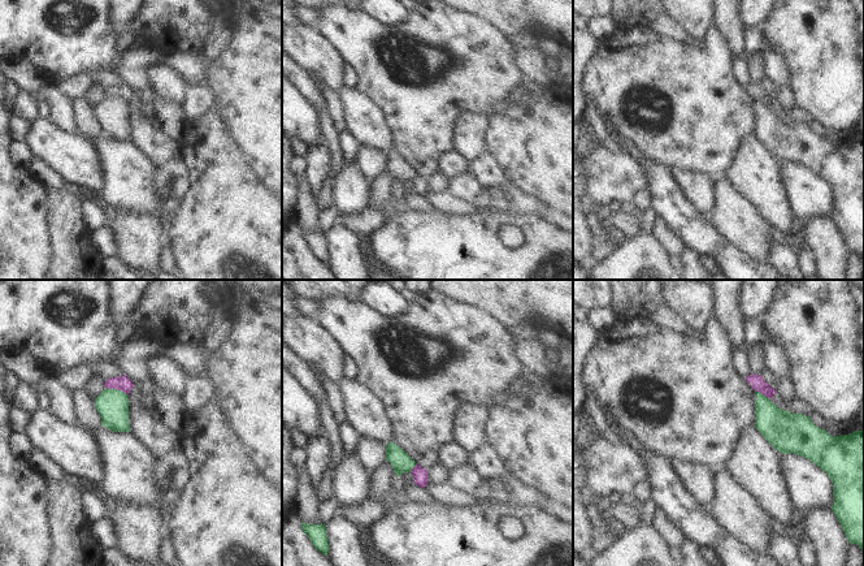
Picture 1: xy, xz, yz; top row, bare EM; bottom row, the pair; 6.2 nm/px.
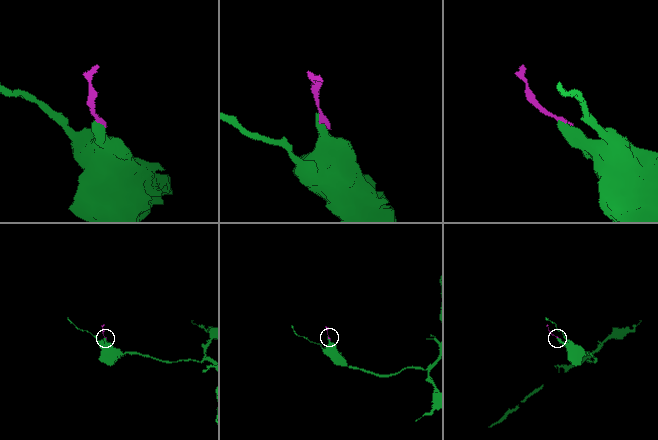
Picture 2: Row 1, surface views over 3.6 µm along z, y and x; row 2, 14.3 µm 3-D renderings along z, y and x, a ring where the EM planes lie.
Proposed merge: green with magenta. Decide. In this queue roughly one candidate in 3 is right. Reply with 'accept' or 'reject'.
reject

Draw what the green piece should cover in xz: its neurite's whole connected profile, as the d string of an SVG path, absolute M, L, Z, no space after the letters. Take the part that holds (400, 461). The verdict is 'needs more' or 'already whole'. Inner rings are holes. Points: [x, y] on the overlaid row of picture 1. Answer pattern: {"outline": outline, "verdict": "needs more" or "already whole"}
{"outline": "M394 442L386 445L386 461L391 463L396 476L411 472L416 466L416 462Z", "verdict": "already whole"}

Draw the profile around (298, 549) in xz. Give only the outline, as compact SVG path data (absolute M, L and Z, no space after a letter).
M296 515L282 523L282 566L333 566L303 532Z

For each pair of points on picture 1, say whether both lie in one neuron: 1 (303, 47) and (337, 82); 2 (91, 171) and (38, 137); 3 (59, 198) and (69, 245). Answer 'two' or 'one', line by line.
1: one
2: one
3: one

